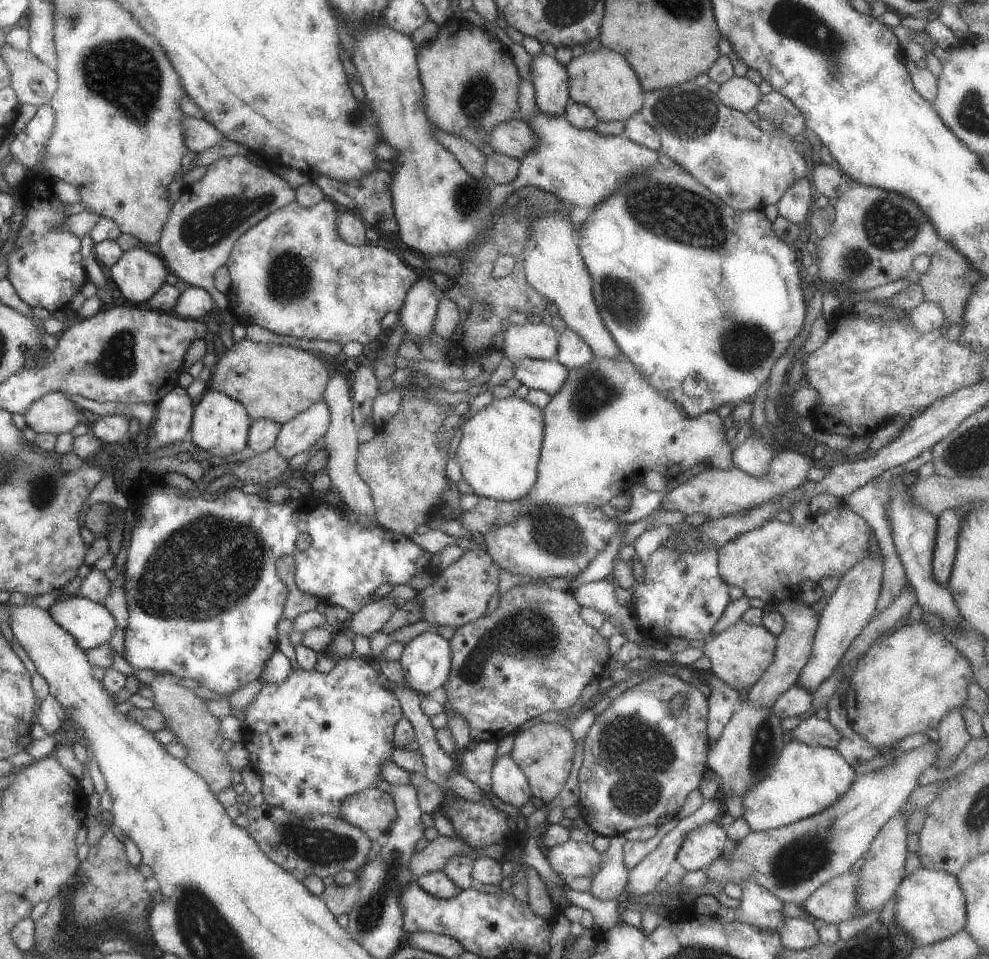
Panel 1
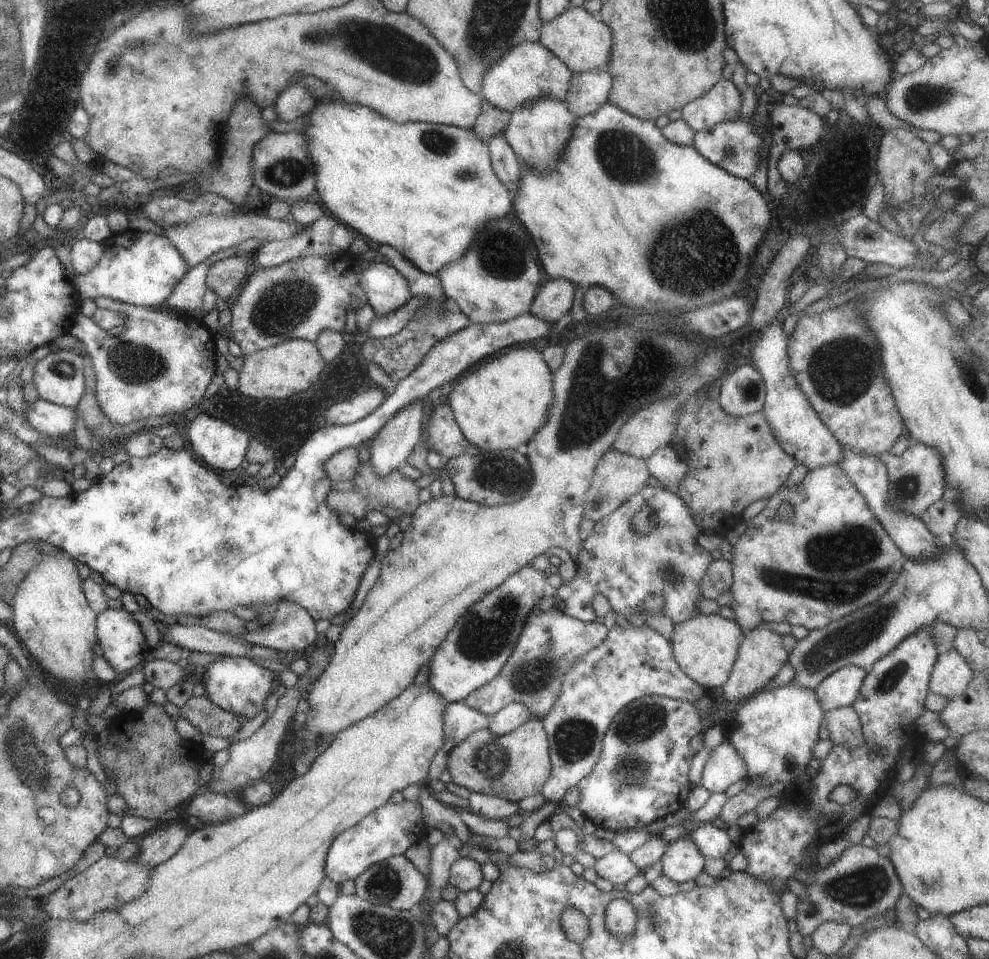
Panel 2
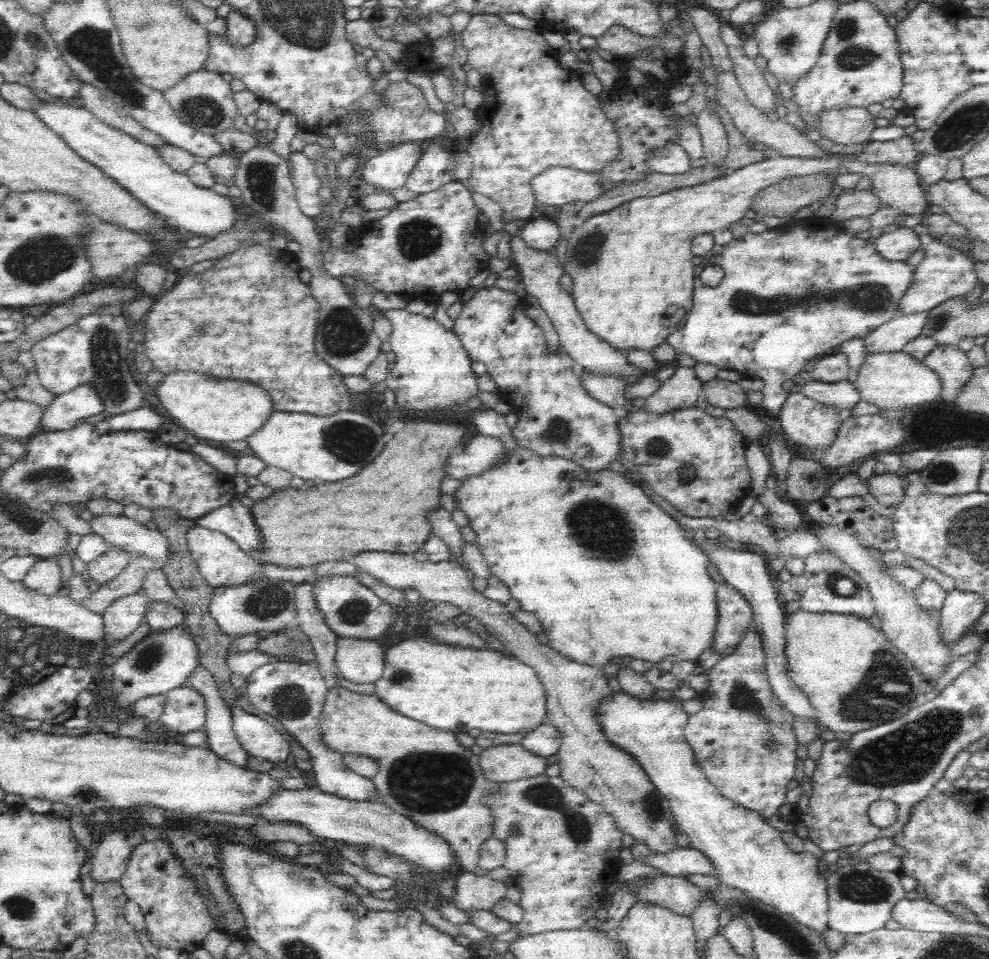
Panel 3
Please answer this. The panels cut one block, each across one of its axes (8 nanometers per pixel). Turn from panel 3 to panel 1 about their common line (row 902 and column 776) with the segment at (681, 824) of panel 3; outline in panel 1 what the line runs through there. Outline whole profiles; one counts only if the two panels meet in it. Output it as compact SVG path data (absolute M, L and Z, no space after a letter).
M791 739L780 748L775 762L768 768L768 773L760 781L752 782L752 786L748 787L742 796L743 815L741 817L751 831L766 831L797 822L831 806L844 792L847 792L856 775L853 767L845 762L837 749L806 745Z

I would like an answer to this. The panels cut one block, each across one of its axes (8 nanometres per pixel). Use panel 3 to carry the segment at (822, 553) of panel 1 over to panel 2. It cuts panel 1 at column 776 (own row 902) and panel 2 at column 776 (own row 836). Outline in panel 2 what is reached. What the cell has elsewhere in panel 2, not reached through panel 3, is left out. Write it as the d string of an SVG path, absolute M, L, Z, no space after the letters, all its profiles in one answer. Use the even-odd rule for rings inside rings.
M837 465L807 471L795 488L781 489L767 498L767 503L746 523L739 541L730 549L731 603L734 621L743 631L761 622L787 622L807 630L825 626L846 614L876 601L902 570L904 556L889 538L879 519L869 510ZM781 502L791 506L789 516L777 515Z

